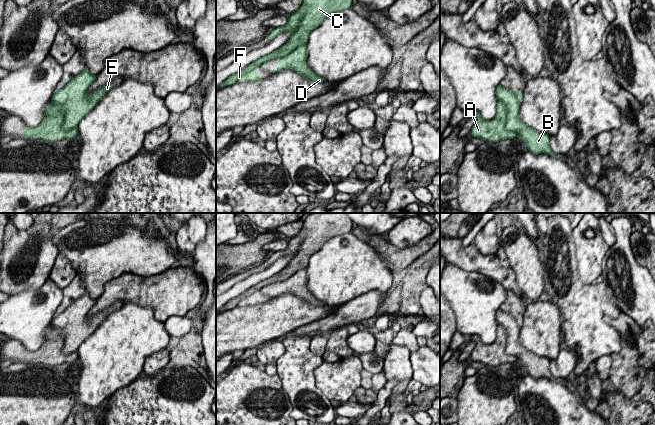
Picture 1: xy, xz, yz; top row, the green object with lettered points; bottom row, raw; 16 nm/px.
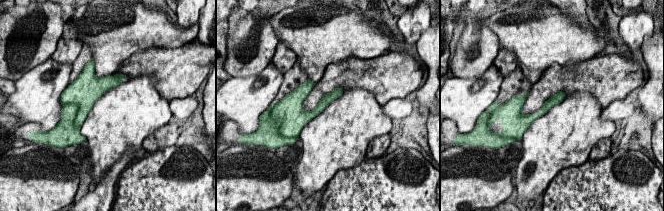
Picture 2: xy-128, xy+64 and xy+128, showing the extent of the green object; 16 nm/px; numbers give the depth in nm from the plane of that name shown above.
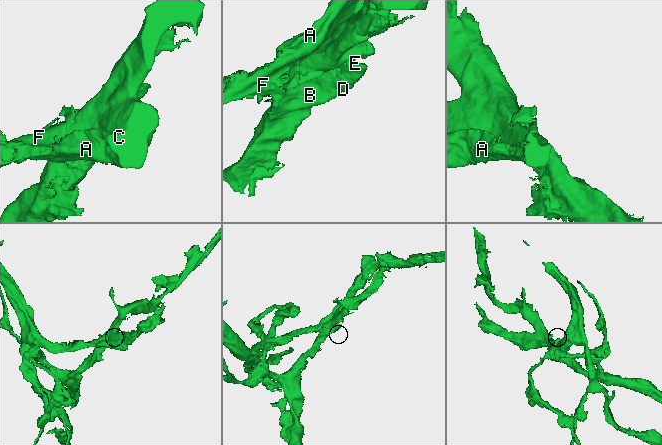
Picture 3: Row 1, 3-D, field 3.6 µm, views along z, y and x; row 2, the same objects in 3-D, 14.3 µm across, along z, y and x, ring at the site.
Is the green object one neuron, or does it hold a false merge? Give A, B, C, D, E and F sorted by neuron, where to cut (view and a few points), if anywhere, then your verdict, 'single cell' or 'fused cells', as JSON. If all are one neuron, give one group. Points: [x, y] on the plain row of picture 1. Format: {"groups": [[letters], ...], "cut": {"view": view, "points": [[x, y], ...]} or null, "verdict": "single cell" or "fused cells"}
{"groups": [["A", "C", "F"], ["B", "D", "E"]], "cut": {"view": "yz", "points": [[498, 323], [504, 330], [504, 350], [512, 353], [518, 360]]}, "verdict": "fused cells"}

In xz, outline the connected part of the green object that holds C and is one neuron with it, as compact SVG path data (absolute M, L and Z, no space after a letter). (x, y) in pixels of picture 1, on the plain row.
M311 213L303 222L301 231L288 242L285 250L274 252L265 263L274 263L277 259L292 255L290 263L277 274L254 285L248 290L225 304L220 312L235 307L246 307L258 305L259 309L263 303L257 292L263 287L283 282L297 271L306 269L310 257L319 251L330 239L345 233L350 233L353 221L347 213Z

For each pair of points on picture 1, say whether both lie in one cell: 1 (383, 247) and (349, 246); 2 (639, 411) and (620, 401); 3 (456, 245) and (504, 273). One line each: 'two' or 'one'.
1: two
2: one
3: one

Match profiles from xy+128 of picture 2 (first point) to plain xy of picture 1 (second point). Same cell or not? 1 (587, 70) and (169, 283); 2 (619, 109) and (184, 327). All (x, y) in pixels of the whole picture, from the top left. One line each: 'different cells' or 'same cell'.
1: same cell
2: same cell

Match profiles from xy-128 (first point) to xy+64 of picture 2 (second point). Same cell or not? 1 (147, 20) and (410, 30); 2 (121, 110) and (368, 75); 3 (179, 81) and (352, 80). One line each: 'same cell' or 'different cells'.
1: different cells
2: different cells
3: same cell

